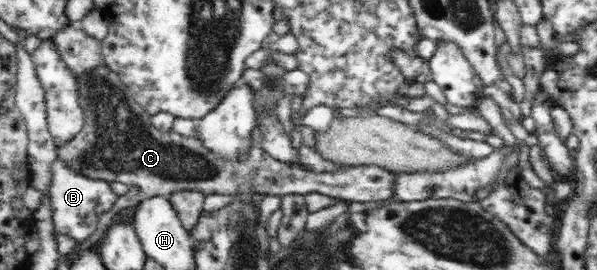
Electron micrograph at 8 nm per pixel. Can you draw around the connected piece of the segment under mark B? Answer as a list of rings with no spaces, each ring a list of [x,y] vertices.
[[[57,158],[51,163],[50,187],[46,190],[49,206],[57,234],[71,236],[78,243],[86,240],[96,230],[98,217],[108,212],[119,198],[105,180],[91,179],[68,167],[66,162]]]

